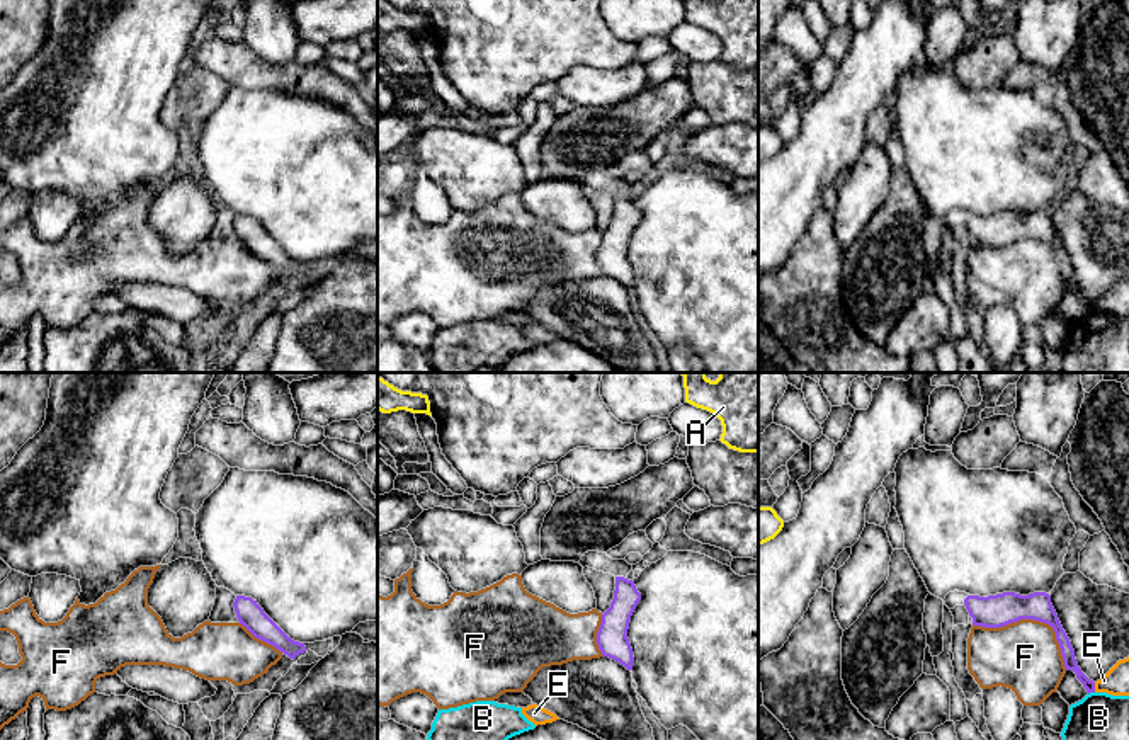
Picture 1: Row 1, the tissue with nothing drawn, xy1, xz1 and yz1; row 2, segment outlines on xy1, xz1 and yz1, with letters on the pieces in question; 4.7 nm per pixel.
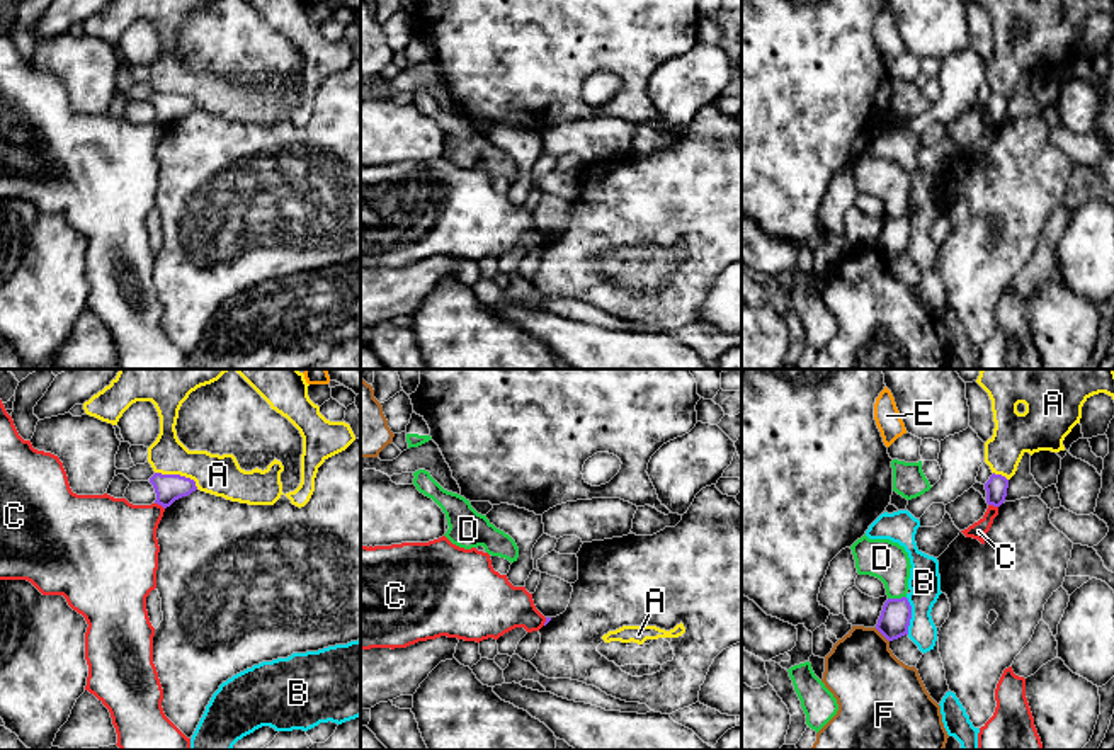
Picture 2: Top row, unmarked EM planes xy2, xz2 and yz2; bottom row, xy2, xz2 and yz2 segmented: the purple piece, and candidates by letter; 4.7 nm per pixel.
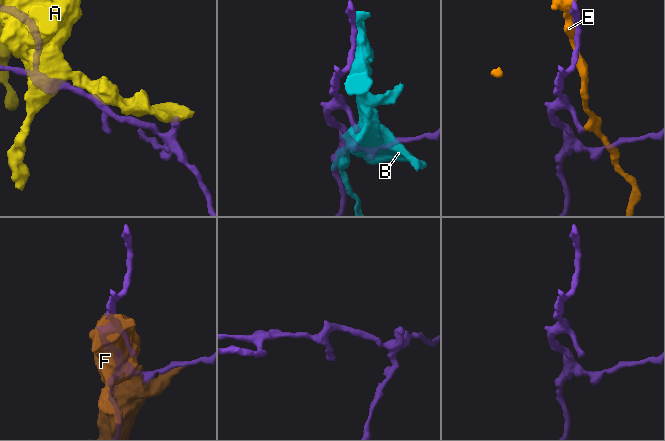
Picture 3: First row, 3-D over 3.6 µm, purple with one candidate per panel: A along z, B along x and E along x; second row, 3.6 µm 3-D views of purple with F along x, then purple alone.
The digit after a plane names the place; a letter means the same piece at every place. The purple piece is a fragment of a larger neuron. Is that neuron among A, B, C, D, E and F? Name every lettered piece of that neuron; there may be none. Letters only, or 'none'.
none

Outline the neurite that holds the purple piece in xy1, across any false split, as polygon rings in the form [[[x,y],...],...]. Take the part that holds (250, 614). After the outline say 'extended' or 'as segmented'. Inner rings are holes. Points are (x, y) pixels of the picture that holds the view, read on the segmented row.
[[[236,595],[233,607],[240,624],[255,638],[275,646],[292,660],[306,652],[304,643],[291,640],[252,597]]]; as segmented

